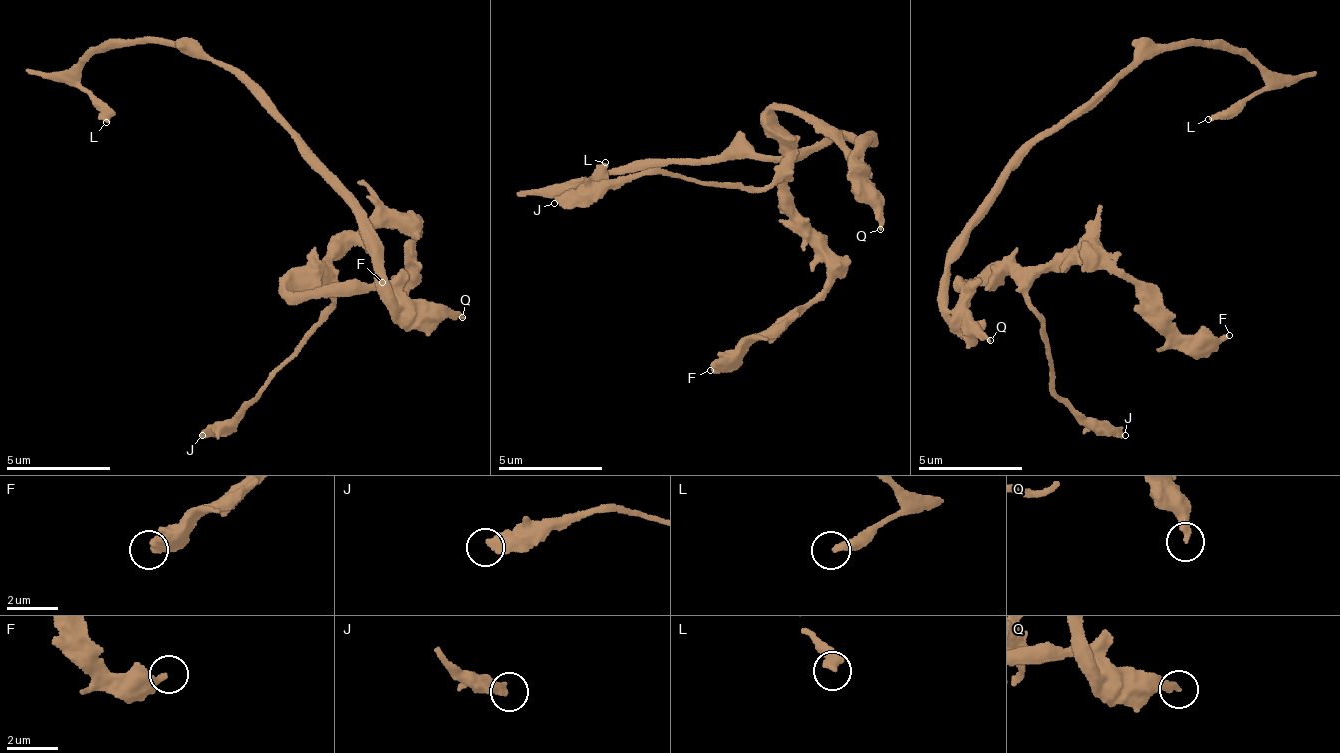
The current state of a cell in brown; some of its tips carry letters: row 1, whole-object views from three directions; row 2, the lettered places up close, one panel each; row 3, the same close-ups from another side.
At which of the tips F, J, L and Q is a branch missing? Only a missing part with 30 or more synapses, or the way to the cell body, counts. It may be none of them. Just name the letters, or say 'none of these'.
none of these

